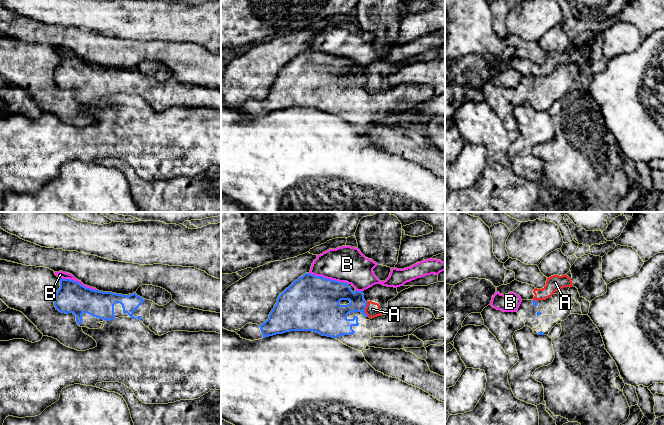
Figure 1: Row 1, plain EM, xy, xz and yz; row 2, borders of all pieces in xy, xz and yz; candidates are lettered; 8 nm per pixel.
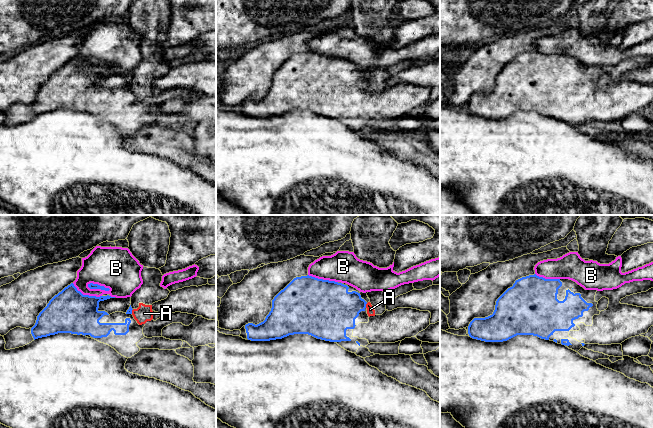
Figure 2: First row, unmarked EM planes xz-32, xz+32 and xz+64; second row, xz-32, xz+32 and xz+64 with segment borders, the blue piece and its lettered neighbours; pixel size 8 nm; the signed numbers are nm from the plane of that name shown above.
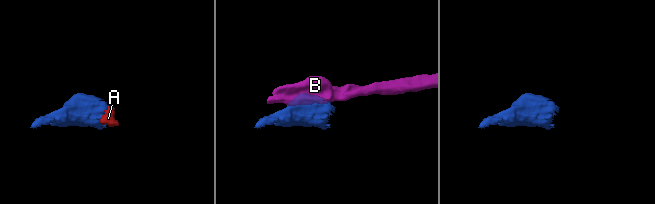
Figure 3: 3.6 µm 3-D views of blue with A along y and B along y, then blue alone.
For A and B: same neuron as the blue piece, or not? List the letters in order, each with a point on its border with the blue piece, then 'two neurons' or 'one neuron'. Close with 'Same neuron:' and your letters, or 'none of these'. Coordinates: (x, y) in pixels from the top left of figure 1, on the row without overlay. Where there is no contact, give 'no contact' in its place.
A: xz (364, 85) | two neurons
B: xy (78, 58) | two neurons
Same neuron: none of these

